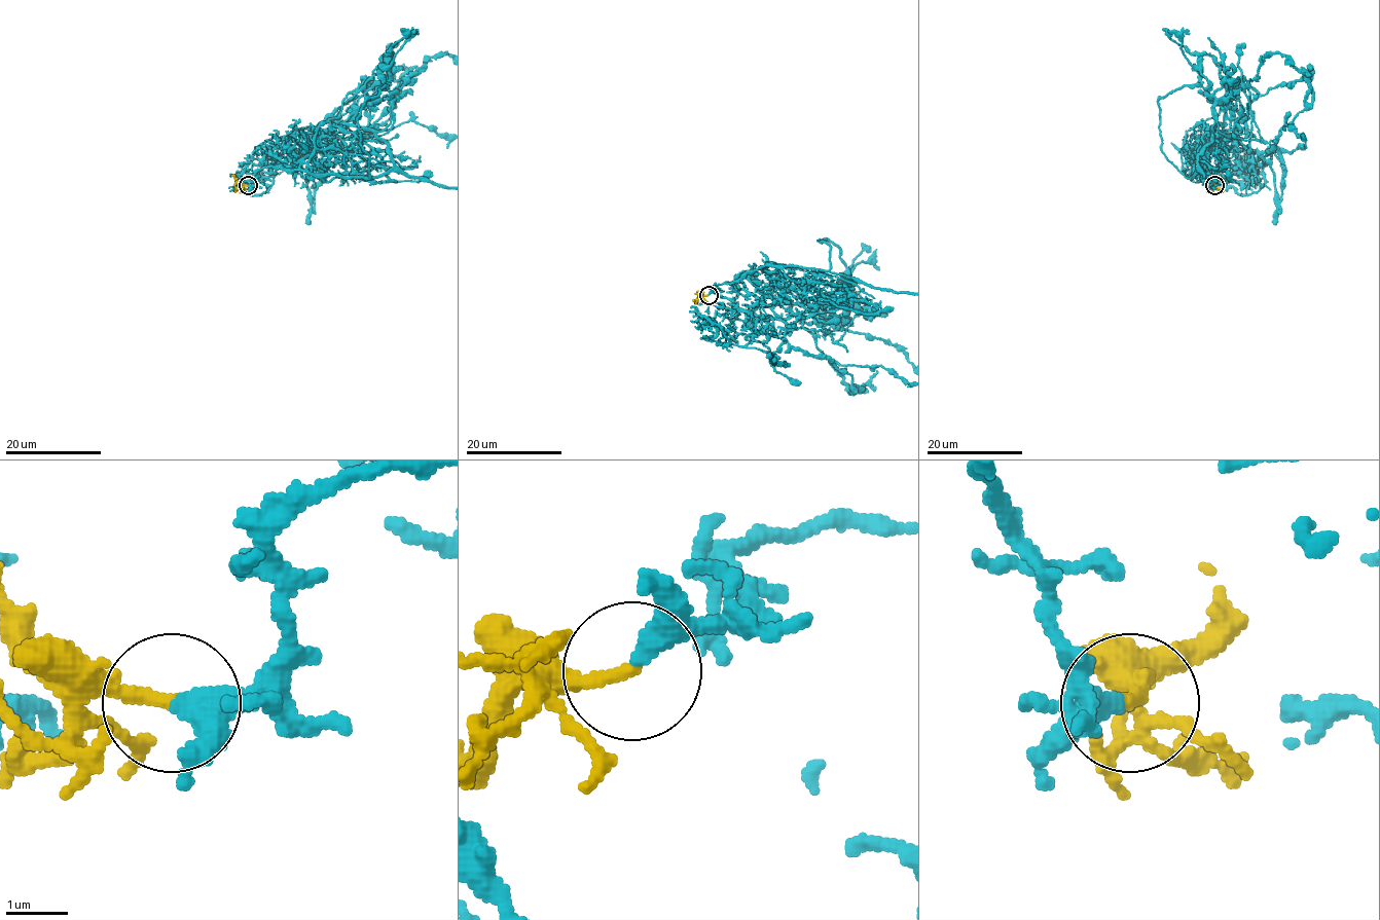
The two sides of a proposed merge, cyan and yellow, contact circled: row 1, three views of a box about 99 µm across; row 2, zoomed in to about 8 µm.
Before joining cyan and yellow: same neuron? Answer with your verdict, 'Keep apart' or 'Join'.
Join

